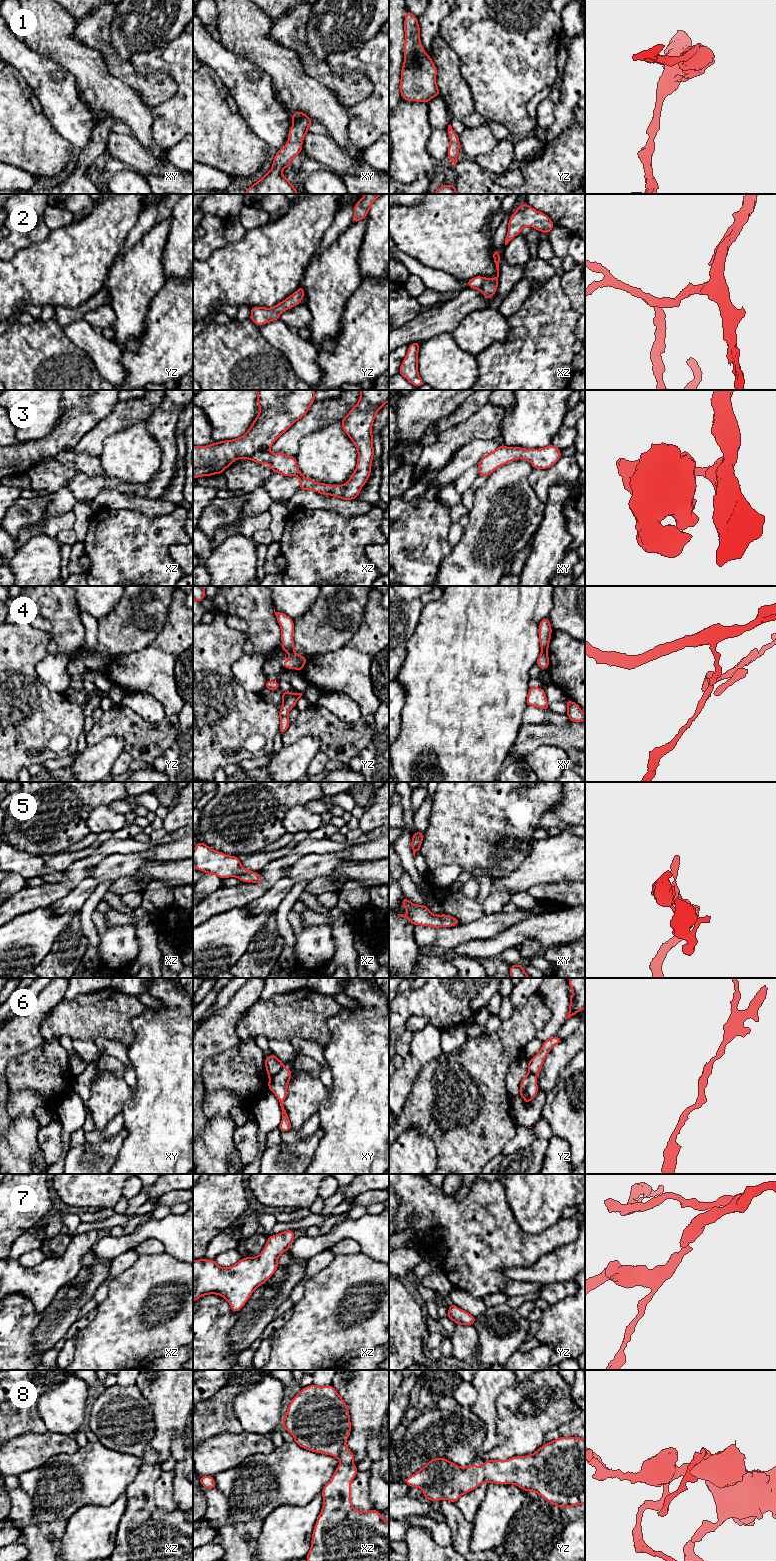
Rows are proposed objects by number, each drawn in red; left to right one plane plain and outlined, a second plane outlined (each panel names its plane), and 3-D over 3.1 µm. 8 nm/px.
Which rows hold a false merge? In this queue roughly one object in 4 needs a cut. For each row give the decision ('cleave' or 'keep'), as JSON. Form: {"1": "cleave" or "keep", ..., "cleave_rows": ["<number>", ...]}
{"1": "keep", "2": "keep", "3": "keep", "4": "cleave", "5": "keep", "6": "cleave", "7": "keep", "8": "keep", "cleave_rows": ["4", "6"]}

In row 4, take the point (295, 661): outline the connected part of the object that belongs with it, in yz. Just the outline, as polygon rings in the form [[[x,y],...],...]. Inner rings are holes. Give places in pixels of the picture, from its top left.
[[[294,651],[288,652],[290,657],[283,662],[282,666],[288,669],[296,669],[298,671],[302,671],[304,665],[307,662],[307,659]]]

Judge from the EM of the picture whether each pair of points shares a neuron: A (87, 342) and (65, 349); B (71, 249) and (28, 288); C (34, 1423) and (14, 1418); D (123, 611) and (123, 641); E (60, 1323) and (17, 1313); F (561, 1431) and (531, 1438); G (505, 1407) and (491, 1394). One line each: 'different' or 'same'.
A: different
B: same
C: same
D: same
E: different
F: different
G: different

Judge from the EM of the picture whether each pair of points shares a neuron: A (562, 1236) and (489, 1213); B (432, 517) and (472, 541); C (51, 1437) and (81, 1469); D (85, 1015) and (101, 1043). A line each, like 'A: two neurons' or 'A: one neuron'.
A: one neuron
B: two neurons
C: two neurons
D: two neurons

